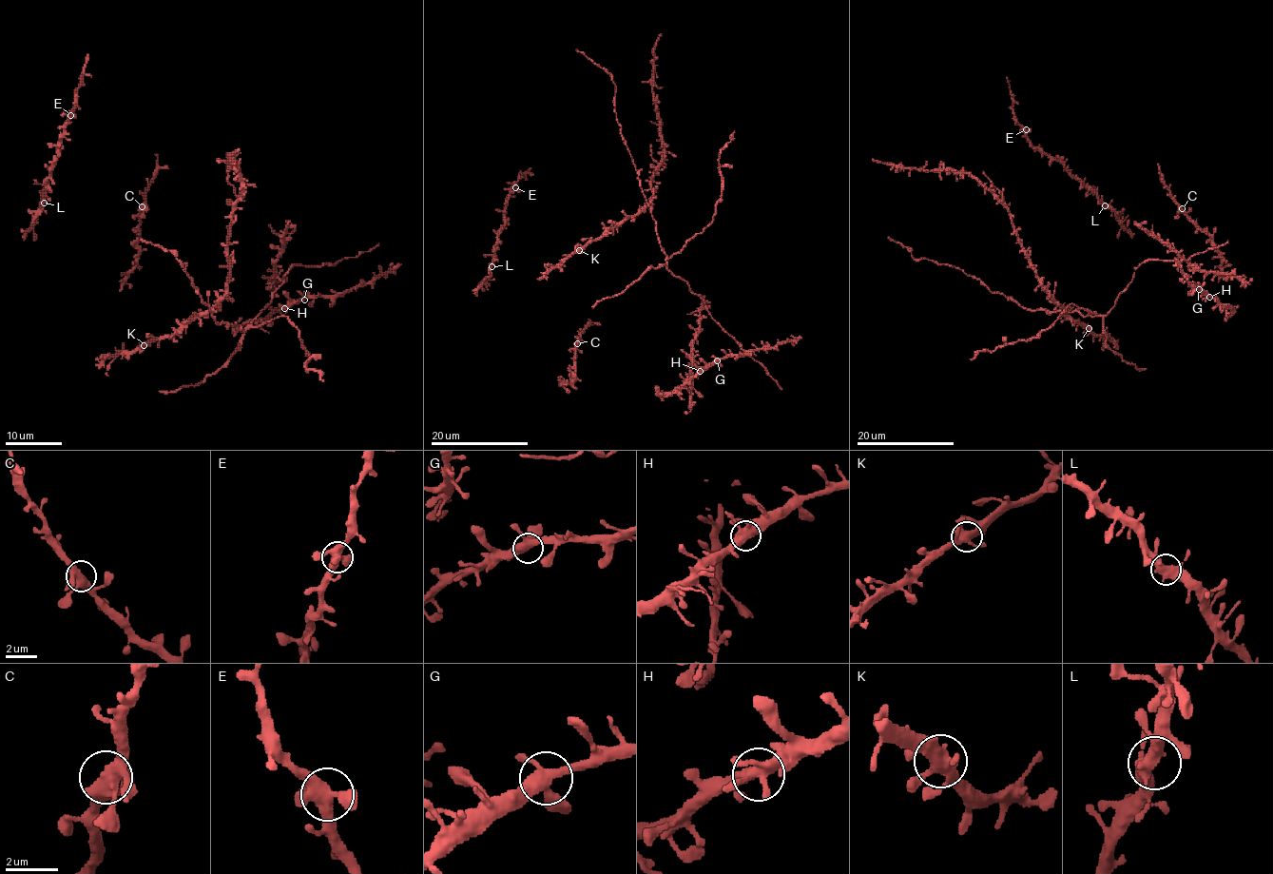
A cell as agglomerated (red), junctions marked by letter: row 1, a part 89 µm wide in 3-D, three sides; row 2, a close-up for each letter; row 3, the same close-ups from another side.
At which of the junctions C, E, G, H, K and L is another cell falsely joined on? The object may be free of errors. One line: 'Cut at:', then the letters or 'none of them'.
Cut at: none of them

